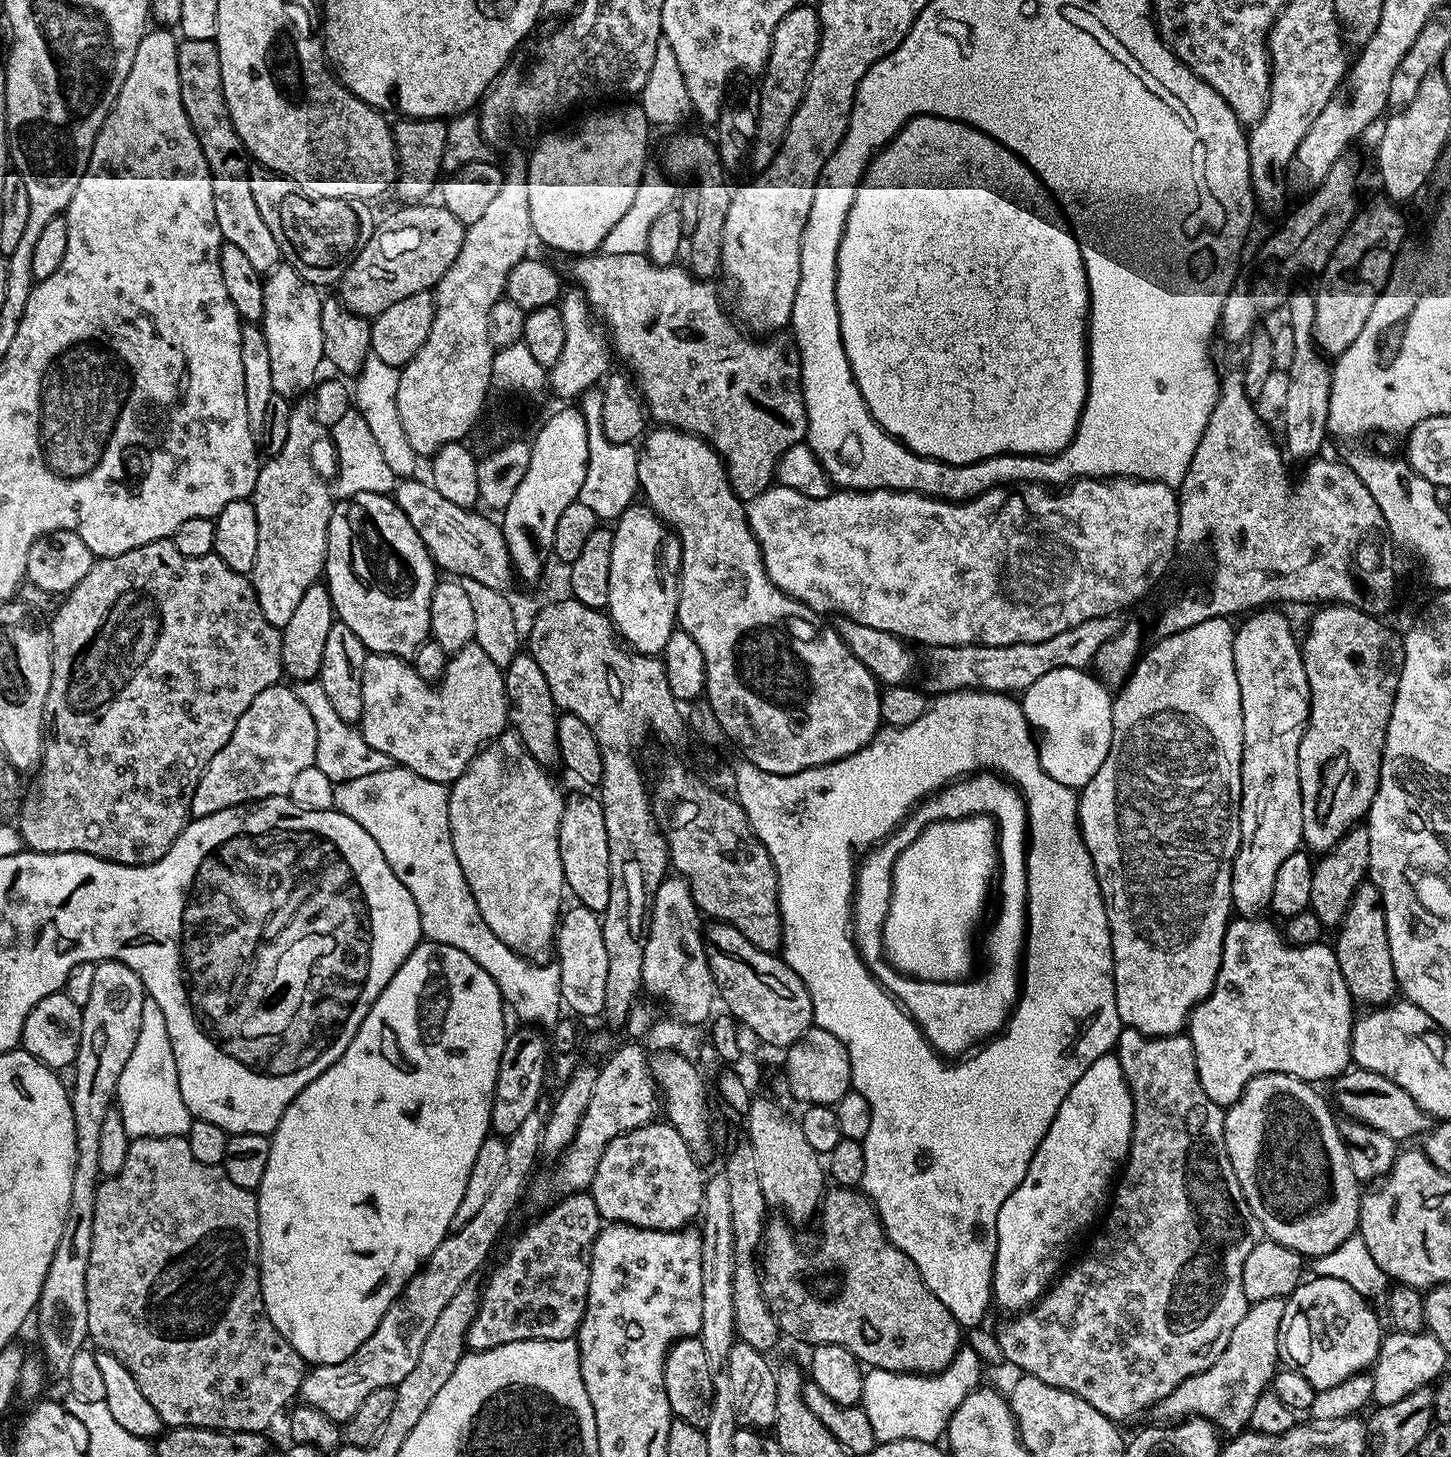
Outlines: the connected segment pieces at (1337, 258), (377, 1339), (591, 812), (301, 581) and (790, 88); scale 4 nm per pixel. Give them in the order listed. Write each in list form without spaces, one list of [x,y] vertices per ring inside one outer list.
[[[1379,198],[1369,208],[1361,207],[1355,220],[1348,227],[1348,233],[1338,242],[1330,262],[1326,262],[1323,272],[1319,273],[1320,289],[1315,289],[1313,340],[1321,353],[1335,358],[1362,334],[1374,302],[1388,284],[1392,264],[1404,244],[1404,216],[1397,205],[1387,198]]]
[[[538,1110],[530,1114],[530,1118],[525,1118],[512,1136],[507,1137],[506,1170],[502,1170],[502,1178],[498,1178],[494,1190],[490,1190],[490,1199],[479,1208],[474,1218],[470,1218],[470,1222],[466,1222],[466,1226],[449,1231],[438,1250],[430,1254],[424,1267],[412,1275],[390,1310],[386,1310],[374,1334],[370,1334],[370,1338],[366,1338],[366,1342],[362,1342],[362,1346],[358,1346],[350,1358],[337,1364],[317,1364],[305,1375],[298,1393],[303,1403],[322,1410],[322,1414],[332,1420],[343,1422],[352,1417],[354,1410],[362,1406],[362,1401],[371,1392],[395,1388],[398,1382],[402,1382],[402,1378],[406,1378],[406,1374],[410,1374],[410,1370],[414,1370],[418,1354],[422,1354],[422,1342],[430,1338],[430,1330],[434,1330],[438,1314],[442,1314],[450,1298],[454,1298],[461,1286],[473,1279],[477,1275],[475,1272],[487,1262],[504,1227],[511,1222],[520,1198],[523,1194],[525,1197],[530,1177],[537,1171],[536,1160],[540,1156],[540,1139],[544,1133],[545,1119],[545,1113]]]
[[[576,792],[565,799],[558,830],[558,850],[569,893],[579,899],[581,907],[602,914],[610,900],[610,842],[606,842],[606,818],[602,818],[599,795]]]
[[[297,399],[290,410],[286,443],[276,456],[263,461],[250,497],[258,518],[258,554],[254,554],[250,579],[266,622],[281,630],[290,622],[302,594],[324,576],[334,492],[312,461],[312,447],[323,436],[326,428],[314,419],[311,399]]]
[[[802,2],[794,10],[790,10],[790,14],[786,14],[786,18],[782,18],[782,22],[774,26],[768,65],[762,73],[764,81],[759,81],[758,84],[760,115],[756,122],[756,140],[750,153],[750,168],[752,164],[753,173],[765,172],[770,162],[774,162],[780,143],[784,141],[784,135],[790,126],[790,118],[794,118],[804,97],[808,75],[814,66],[819,45],[820,14],[813,5],[811,8],[808,2]]]

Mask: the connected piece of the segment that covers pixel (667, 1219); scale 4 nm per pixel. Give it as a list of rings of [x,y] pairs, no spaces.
[[[653,1122],[623,1132],[602,1154],[598,1170],[594,1170],[594,1182],[590,1189],[594,1206],[598,1206],[601,1221],[614,1224],[632,1224],[635,1228],[649,1228],[655,1232],[679,1232],[699,1217],[704,1202],[705,1173],[700,1173],[697,1157],[686,1146],[682,1134],[673,1124]]]

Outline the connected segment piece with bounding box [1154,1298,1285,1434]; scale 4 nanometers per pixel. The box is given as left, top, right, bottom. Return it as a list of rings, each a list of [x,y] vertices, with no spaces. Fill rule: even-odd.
[[[1266,1298],[1266,1302],[1251,1305],[1242,1322],[1234,1326],[1234,1334],[1230,1334],[1230,1342],[1226,1342],[1226,1350],[1222,1350],[1218,1362],[1214,1362],[1210,1370],[1202,1370],[1202,1374],[1182,1382],[1182,1386],[1156,1405],[1155,1415],[1160,1415],[1164,1422],[1183,1422],[1189,1418],[1209,1420],[1224,1434],[1245,1431],[1254,1402],[1258,1402],[1278,1371],[1276,1360],[1278,1364],[1281,1359],[1280,1327],[1284,1306],[1285,1301],[1278,1298]]]

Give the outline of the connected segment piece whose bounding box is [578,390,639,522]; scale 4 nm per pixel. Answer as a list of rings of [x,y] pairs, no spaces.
[[[593,390],[584,393],[579,399],[578,407],[583,414],[587,428],[586,479],[579,492],[579,499],[584,506],[589,506],[590,510],[593,510],[598,520],[610,522],[619,519],[619,516],[631,507],[632,498],[639,491],[637,482],[639,453],[631,444],[612,444],[606,438],[606,434],[602,431],[601,391]]]

